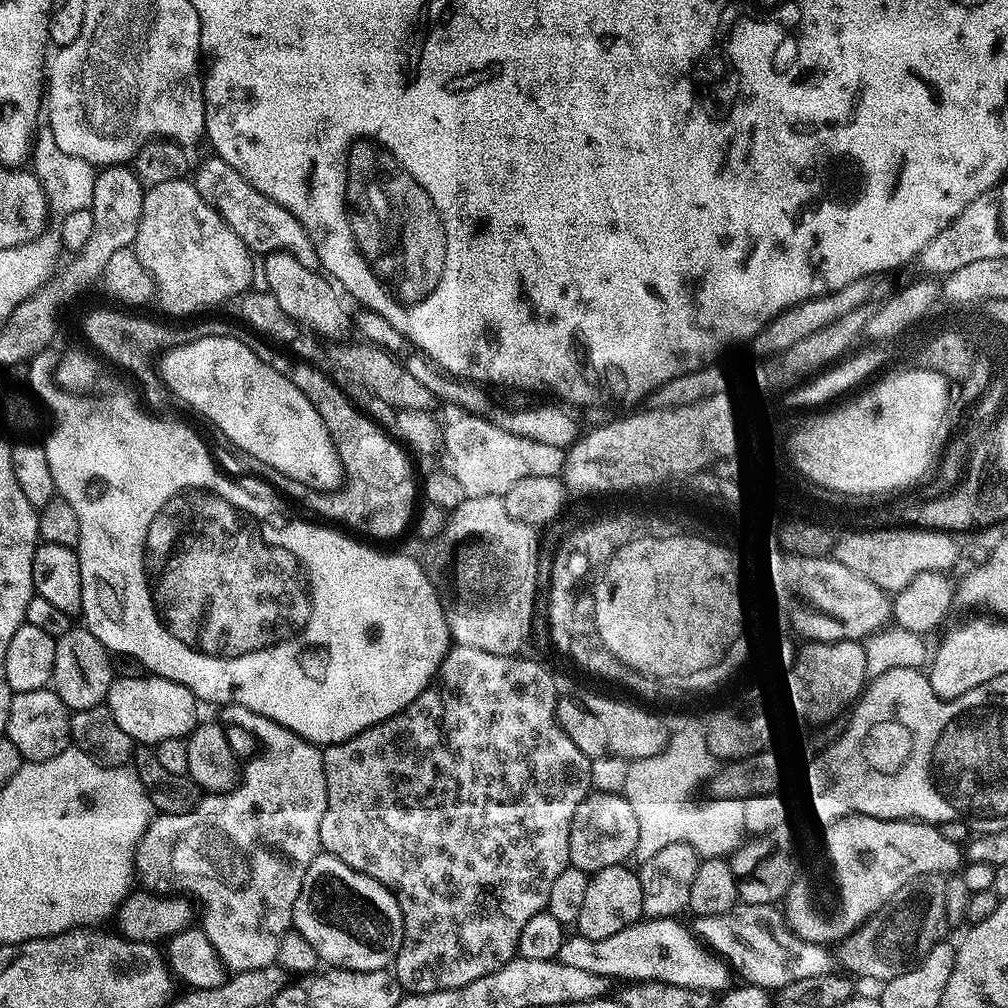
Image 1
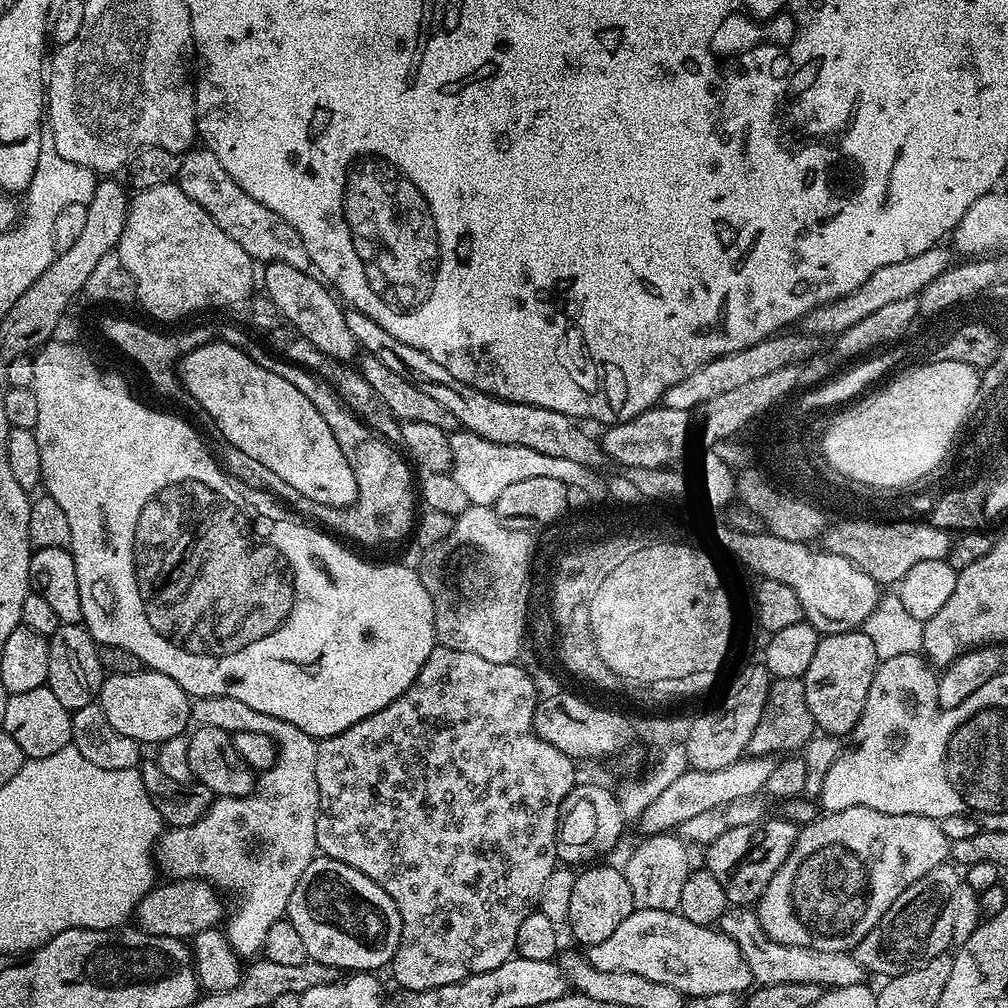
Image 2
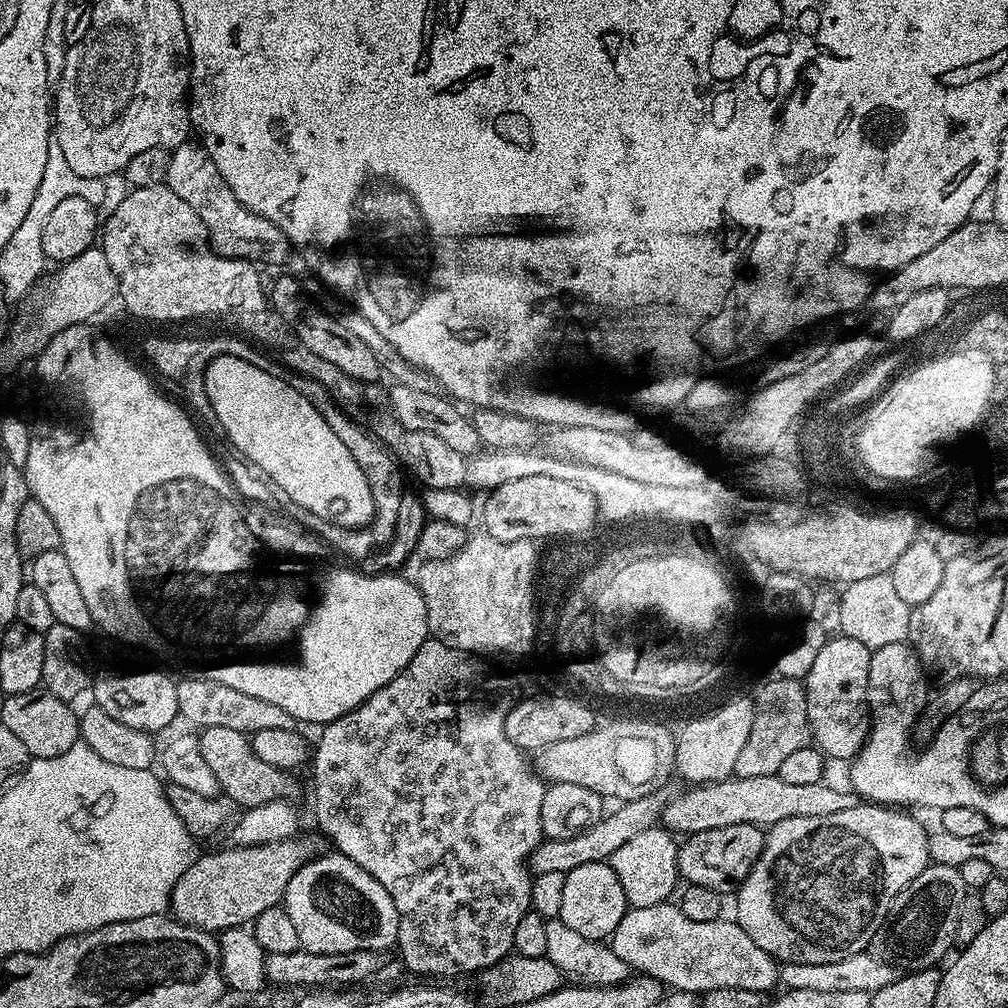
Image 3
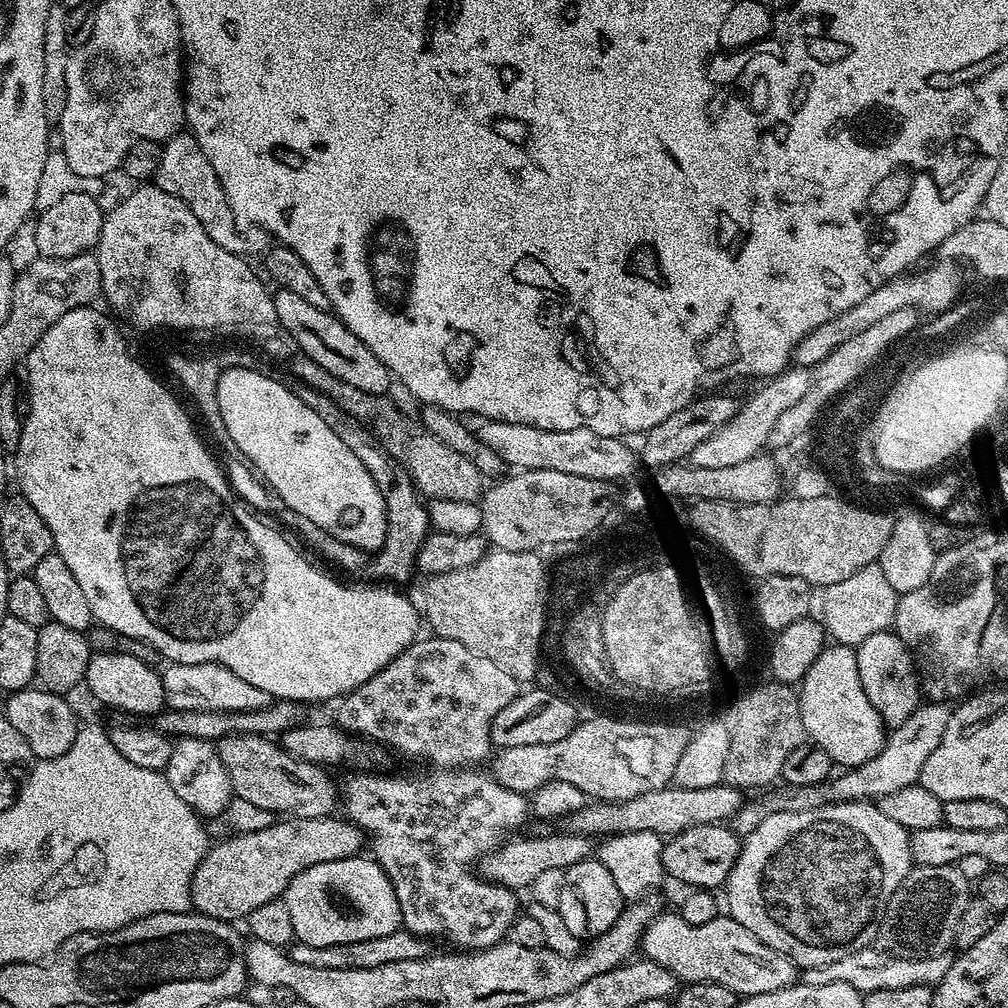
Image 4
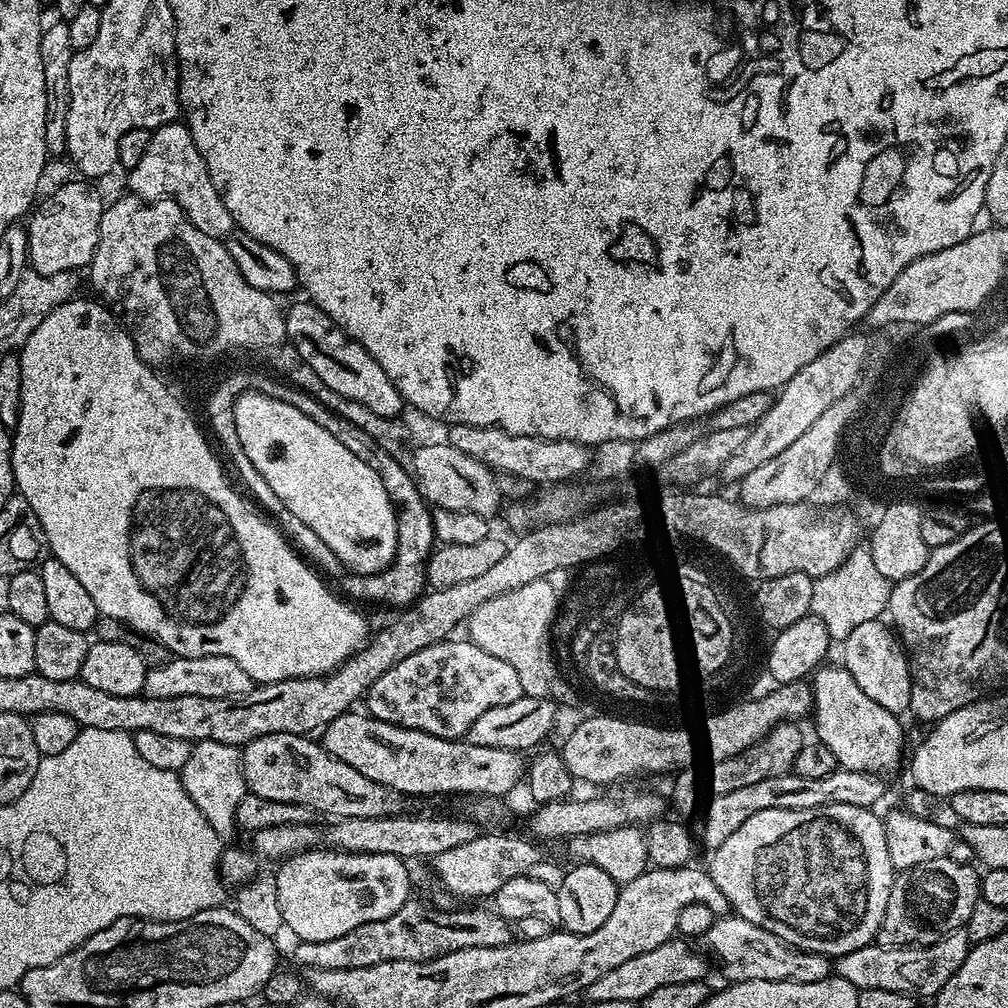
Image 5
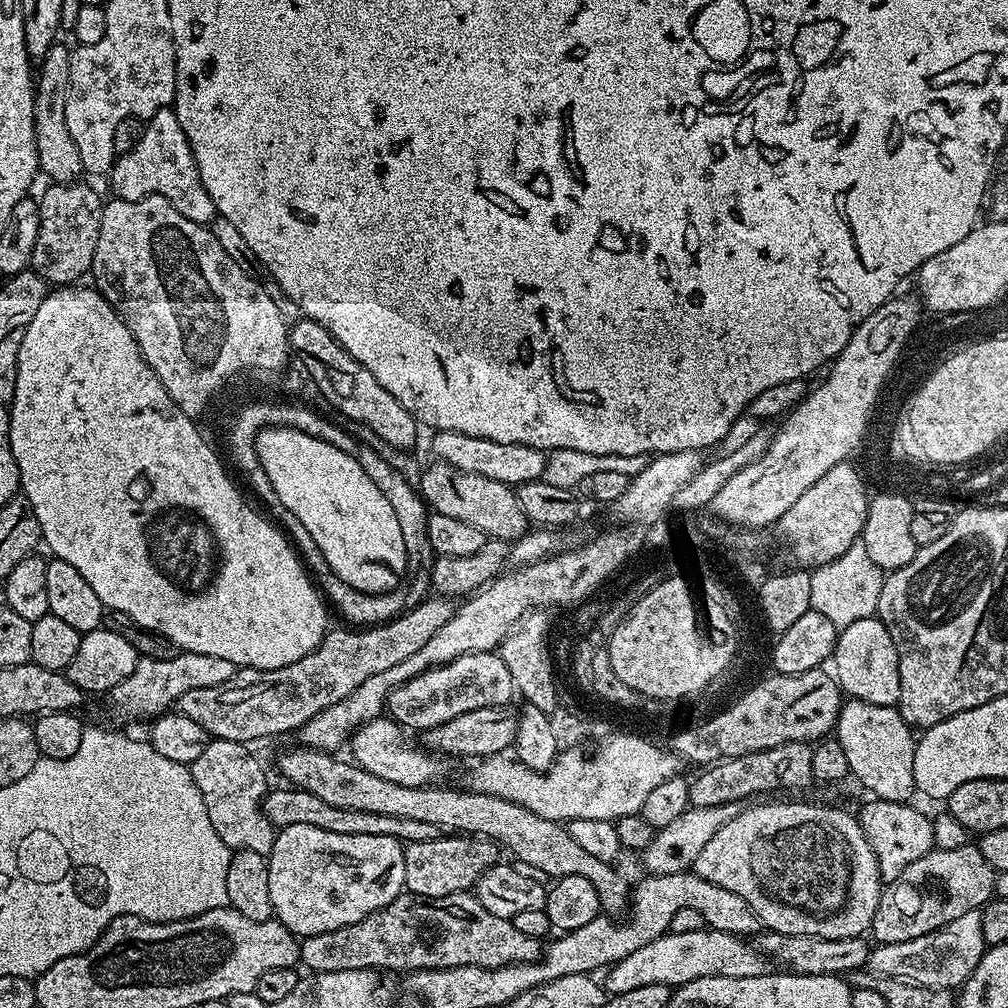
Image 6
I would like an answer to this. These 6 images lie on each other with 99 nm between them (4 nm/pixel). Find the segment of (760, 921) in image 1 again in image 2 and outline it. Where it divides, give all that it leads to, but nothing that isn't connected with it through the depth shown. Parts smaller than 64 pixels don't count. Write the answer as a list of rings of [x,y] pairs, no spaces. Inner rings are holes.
[[[729,907],[718,927],[736,943],[742,958],[746,958],[746,966],[750,966],[752,979],[757,985],[810,982],[817,984],[821,990],[827,990],[861,983],[862,969],[852,952],[810,950],[806,946],[786,946],[782,942],[774,942],[762,930],[760,919],[751,907]]]

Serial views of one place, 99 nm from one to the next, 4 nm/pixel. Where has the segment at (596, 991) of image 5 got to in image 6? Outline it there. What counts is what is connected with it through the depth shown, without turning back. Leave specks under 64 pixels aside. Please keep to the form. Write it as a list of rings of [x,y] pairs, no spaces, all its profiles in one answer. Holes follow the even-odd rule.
[[[706,926],[702,930],[692,931],[691,934],[674,934],[667,931],[654,938],[654,942],[638,946],[634,954],[626,954],[626,958],[611,965],[603,973],[602,987],[605,993],[617,996],[626,994],[629,990],[639,990],[642,986],[679,986],[694,982],[694,978],[754,978],[765,975],[769,968],[768,957],[755,943],[749,942],[745,937],[726,934]]]

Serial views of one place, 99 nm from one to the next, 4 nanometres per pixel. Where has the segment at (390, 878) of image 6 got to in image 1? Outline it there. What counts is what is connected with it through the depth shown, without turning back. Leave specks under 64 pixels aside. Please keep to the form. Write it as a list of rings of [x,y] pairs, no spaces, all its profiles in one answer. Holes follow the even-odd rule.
[[[327,854],[310,862],[310,870],[302,878],[302,890],[298,890],[298,902],[294,902],[292,922],[325,965],[350,971],[387,969],[404,941],[404,919],[395,894]]]

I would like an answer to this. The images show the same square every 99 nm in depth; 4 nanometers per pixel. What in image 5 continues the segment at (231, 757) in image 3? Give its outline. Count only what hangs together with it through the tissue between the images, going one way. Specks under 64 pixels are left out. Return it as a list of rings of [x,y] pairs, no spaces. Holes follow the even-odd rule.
[[[266,734],[243,745],[240,753],[244,781],[249,792],[272,802],[294,802],[310,806],[328,818],[378,818],[399,816],[405,811],[405,797],[400,793],[370,782],[366,774],[358,774],[354,766],[346,766],[324,749],[323,743],[298,734]]]

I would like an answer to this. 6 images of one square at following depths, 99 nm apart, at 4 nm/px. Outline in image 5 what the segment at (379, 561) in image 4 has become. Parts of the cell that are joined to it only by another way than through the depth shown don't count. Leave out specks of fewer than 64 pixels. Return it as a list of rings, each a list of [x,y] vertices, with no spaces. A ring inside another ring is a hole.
[[[379,451],[376,454],[376,462],[371,466],[378,474],[378,478],[382,478],[382,486],[386,486],[386,494],[390,494],[390,502],[396,508],[398,546],[392,564],[386,566],[386,570],[376,573],[375,576],[353,575],[348,578],[352,580],[341,579],[339,591],[349,601],[355,602],[357,605],[385,604],[388,608],[403,610],[415,604],[426,591],[428,555],[432,553],[436,540],[432,525],[432,508],[418,490],[411,471],[398,466],[398,462],[394,462],[394,458],[390,454]]]

